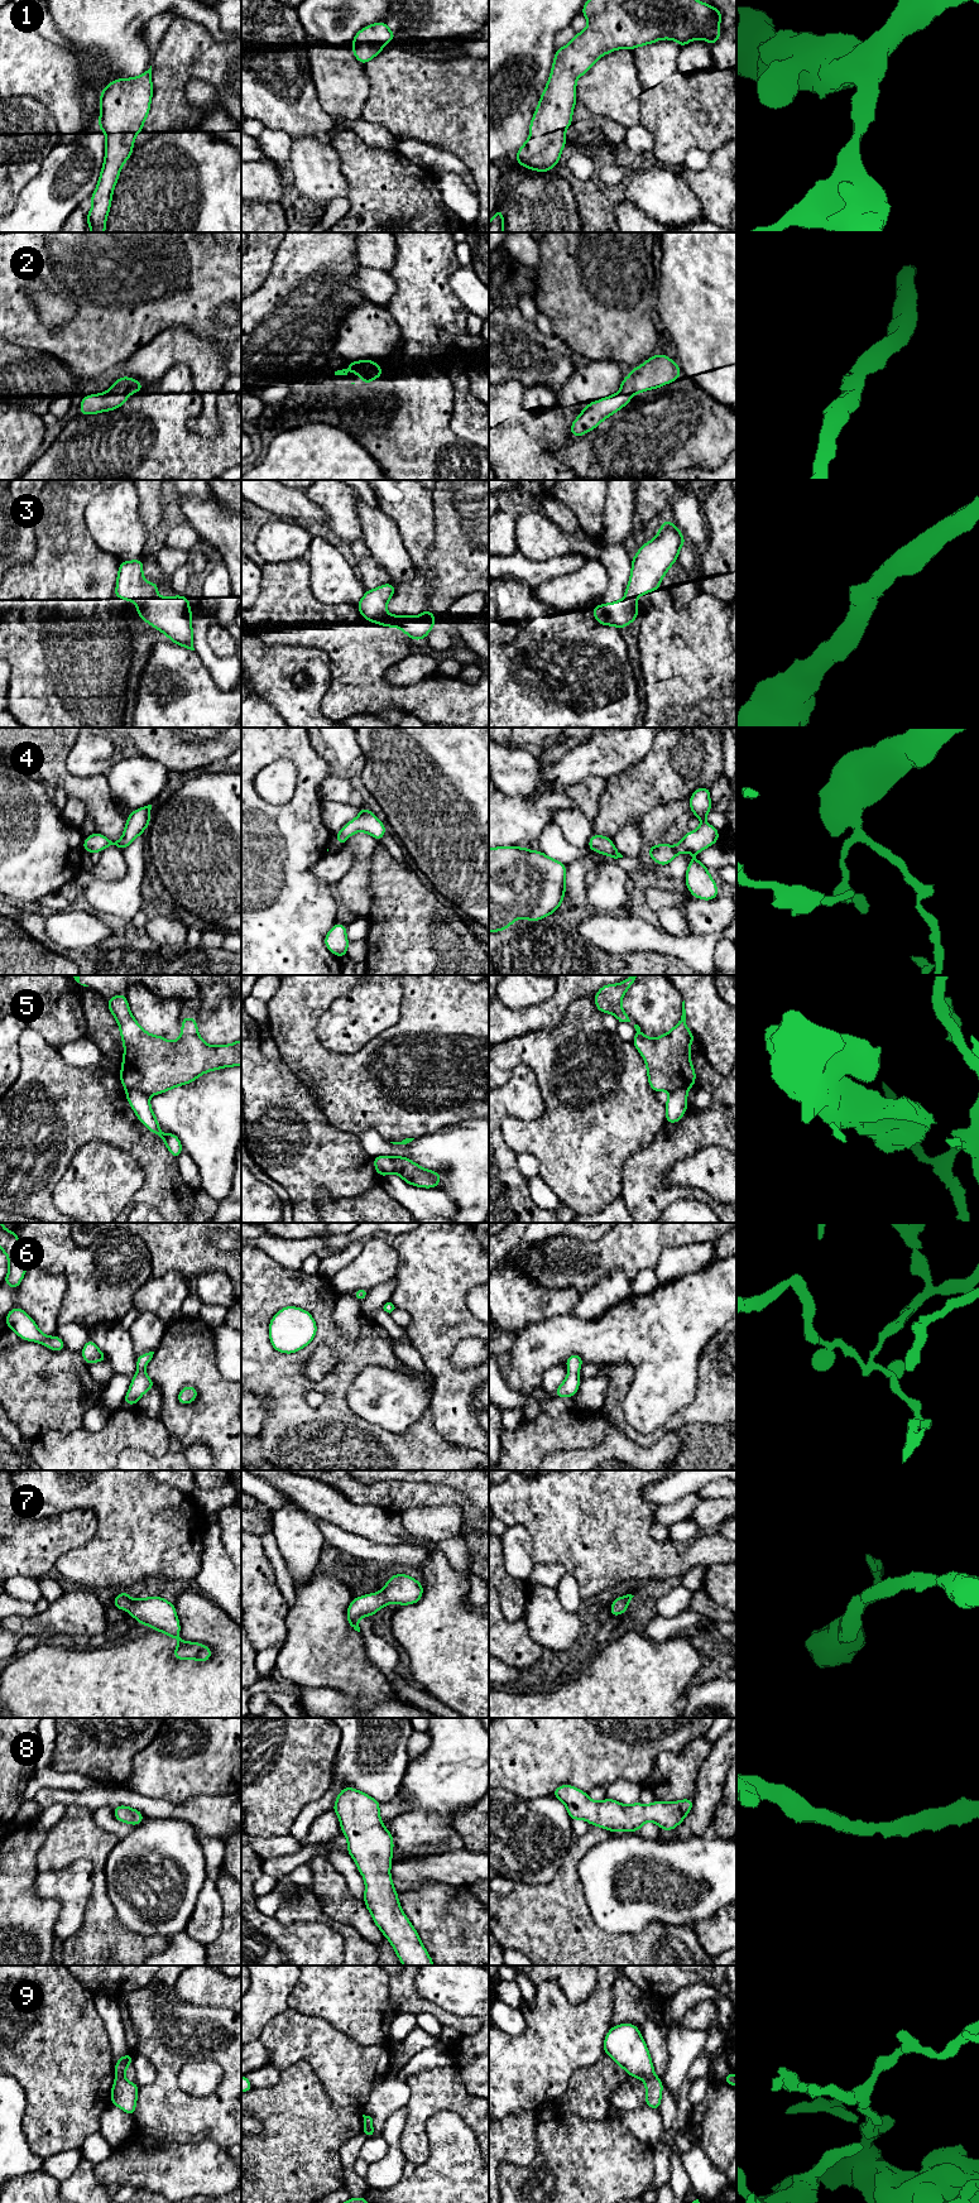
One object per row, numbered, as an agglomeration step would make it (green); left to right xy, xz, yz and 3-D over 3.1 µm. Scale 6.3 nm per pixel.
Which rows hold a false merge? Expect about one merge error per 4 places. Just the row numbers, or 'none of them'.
5, 9

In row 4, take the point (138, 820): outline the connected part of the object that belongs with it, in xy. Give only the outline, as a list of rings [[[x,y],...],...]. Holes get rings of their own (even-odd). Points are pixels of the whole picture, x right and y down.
[[[152,805],[140,807],[133,811],[128,819],[123,836],[119,841],[114,843],[109,840],[106,836],[95,832],[87,836],[83,840],[83,850],[88,853],[101,853],[106,846],[117,846],[120,850],[124,850],[128,845],[130,845],[141,832],[148,829],[150,824],[149,811],[152,810]]]

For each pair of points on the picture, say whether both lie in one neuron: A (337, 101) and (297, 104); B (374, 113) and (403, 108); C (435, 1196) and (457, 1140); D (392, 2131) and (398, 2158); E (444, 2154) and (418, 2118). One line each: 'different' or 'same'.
A: different
B: same
C: different
D: same
E: different

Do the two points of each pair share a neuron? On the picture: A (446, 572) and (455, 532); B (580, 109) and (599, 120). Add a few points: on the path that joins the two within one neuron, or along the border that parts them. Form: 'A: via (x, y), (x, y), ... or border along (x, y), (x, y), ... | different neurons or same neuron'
A: via (455, 562), (455, 542) | same neuron
B: via (585, 114), (594, 120) | same neuron

